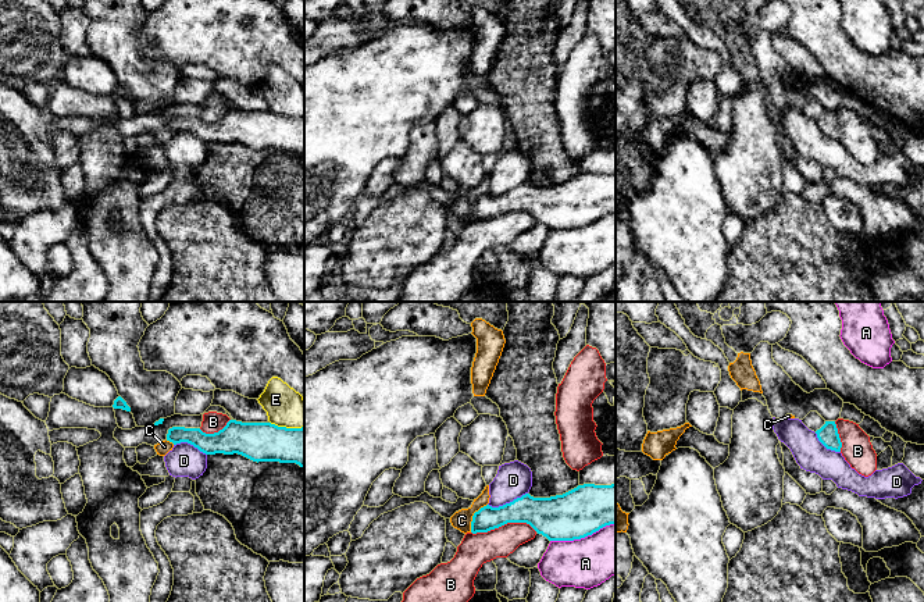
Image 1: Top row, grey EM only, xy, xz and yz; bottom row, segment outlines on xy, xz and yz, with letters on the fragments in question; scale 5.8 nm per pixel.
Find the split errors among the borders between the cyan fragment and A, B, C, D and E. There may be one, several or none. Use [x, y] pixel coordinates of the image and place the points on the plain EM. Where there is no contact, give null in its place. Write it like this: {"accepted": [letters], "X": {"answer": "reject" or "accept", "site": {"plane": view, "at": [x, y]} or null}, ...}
{"accepted": [], "A": {"answer": "reject", "site": {"plane": "xz", "at": [582, 225]}}, "B": {"answer": "reject", "site": {"plane": "xz", "at": [503, 213]}}, "C": {"answer": "reject", "site": {"plane": "xz", "at": [473, 205]}}, "D": {"answer": "reject", "site": {"plane": "xz", "at": [507, 192]}}, "E": {"answer": "reject", "site": {"plane": "xy", "at": [285, 116]}}}

